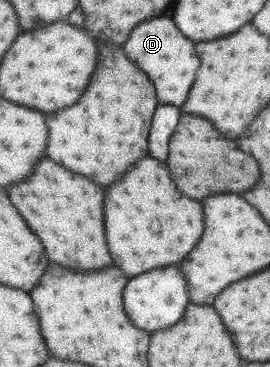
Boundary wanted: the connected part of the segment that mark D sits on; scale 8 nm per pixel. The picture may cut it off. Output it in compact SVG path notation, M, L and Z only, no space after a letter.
M152 18L140 22L140 26L132 30L132 38L128 38L124 50L132 54L132 62L140 62L140 68L152 74L152 82L156 82L156 92L160 94L162 104L174 104L180 108L186 102L188 90L194 84L196 70L200 66L200 58L196 56L194 42L182 36L170 18Z

